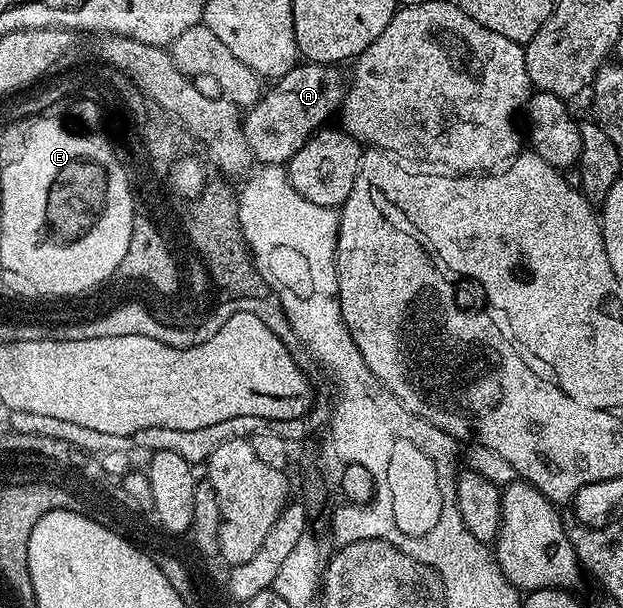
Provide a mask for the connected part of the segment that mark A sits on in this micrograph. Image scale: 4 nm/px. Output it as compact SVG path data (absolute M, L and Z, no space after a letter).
M297 63L286 75L275 78L276 86L243 114L244 142L257 162L283 166L308 137L339 114L344 104L346 77L338 70L336 65Z

